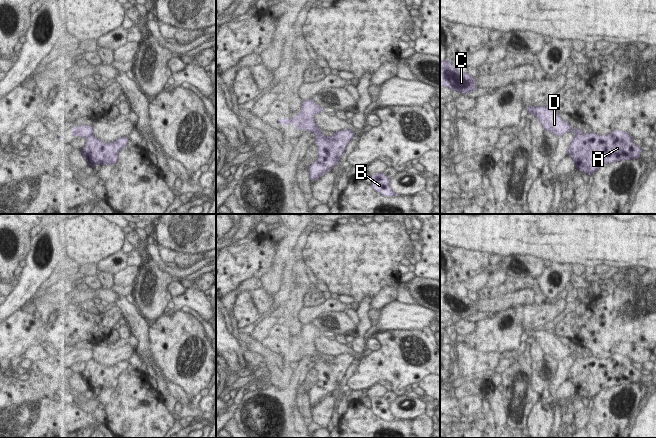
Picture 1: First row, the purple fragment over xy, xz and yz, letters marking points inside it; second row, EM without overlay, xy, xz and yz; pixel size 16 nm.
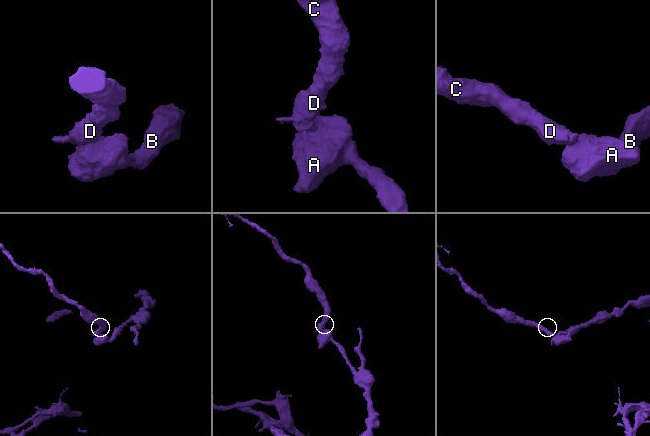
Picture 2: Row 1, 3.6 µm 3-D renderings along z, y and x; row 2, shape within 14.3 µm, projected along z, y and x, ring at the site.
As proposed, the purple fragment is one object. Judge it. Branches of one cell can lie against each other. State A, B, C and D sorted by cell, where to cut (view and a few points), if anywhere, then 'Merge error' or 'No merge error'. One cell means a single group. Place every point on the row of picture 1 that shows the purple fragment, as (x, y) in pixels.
Groups: A B / C D. Split along xz (317, 126), (312, 132). Merge error.

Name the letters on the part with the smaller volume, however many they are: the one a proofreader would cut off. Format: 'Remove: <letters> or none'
Remove: C, D.

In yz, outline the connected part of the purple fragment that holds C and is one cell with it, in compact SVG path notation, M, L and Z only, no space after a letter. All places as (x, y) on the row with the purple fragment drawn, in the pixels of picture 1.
M440 61L440 88L448 87L451 91L458 91L467 94L477 90L475 78L468 73L460 73L452 64L451 61Z

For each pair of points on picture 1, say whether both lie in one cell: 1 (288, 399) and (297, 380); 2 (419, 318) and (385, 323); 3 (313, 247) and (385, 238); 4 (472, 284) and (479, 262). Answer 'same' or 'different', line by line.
1: same
2: same
3: same
4: different

